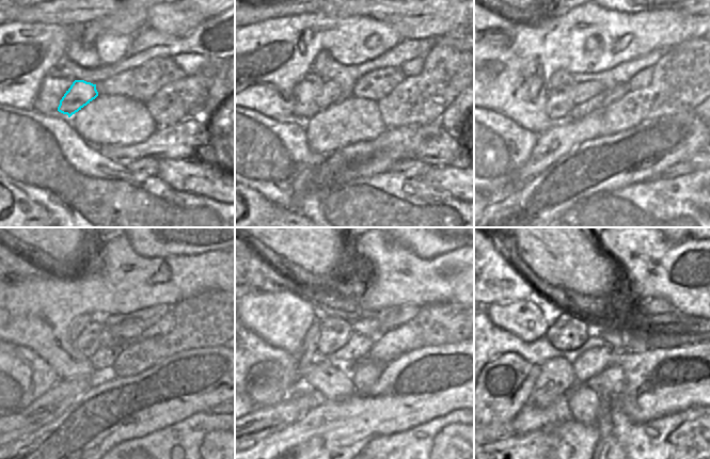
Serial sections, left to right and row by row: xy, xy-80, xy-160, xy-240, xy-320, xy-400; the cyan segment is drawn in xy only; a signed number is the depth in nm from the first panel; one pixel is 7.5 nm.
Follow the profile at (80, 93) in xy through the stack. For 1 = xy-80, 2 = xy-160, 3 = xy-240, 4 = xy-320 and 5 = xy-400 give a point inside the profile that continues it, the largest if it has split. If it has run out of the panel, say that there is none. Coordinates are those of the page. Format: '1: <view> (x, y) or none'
1: xy-80 (340, 79)
2: xy-160 (587, 85)
3: xy-240 (130, 326)
4: xy-320 (382, 321)
5: xy-400 (631, 314)

